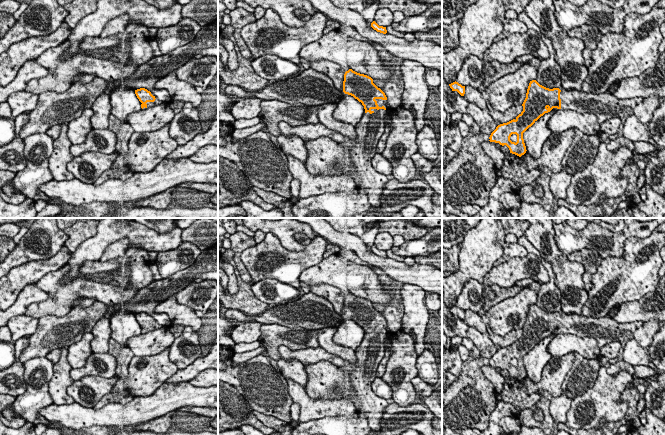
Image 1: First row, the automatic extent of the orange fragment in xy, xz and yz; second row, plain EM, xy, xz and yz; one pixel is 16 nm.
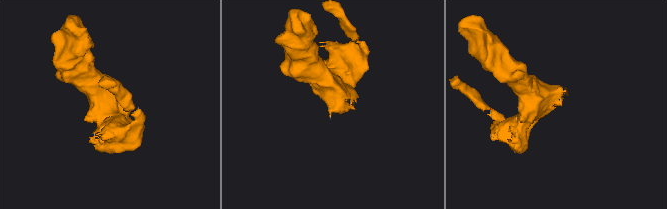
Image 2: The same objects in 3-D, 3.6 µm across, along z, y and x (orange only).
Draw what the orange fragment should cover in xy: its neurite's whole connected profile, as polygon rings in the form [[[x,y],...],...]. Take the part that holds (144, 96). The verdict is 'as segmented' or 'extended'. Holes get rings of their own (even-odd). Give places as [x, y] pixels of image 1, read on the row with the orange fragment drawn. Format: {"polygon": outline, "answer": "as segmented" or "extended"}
{"polygon": [[[140,88],[135,90],[135,94],[139,101],[141,102],[141,108],[149,108],[161,104],[162,102],[157,99],[153,93],[145,88]]], "answer": "extended"}

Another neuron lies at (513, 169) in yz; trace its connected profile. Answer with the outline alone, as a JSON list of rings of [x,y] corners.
[[[506,145],[501,146],[500,150],[504,153],[504,163],[501,169],[502,176],[519,184],[521,187],[534,184],[541,172],[538,169],[528,171],[526,164],[520,160],[519,156],[511,154]]]

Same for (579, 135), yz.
[[[572,128],[572,129],[575,132],[575,137],[573,139],[573,142],[572,142],[571,146],[568,148],[568,150],[565,153],[565,156],[563,157],[563,160],[562,160],[562,166],[563,167],[566,167],[567,161],[568,161],[568,158],[569,158],[569,155],[570,155],[571,151],[573,150],[573,148],[578,144],[578,142],[584,136],[583,132],[581,132],[579,129],[577,129],[577,128]]]

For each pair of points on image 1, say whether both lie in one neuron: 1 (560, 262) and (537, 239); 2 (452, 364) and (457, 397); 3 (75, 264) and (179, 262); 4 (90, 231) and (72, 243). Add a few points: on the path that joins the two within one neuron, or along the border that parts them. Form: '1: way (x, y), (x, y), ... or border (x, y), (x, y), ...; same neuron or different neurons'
1: way (554, 256), (543, 242); same neuron
2: border (463, 362), (461, 373), (458, 377); different neurons
3: border (180, 243), (175, 248), (158, 252); different neurons
4: way (86, 231), (76, 239); same neuron

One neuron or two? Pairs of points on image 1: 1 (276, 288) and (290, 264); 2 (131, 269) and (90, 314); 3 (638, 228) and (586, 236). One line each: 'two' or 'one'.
1: two
2: two
3: one

